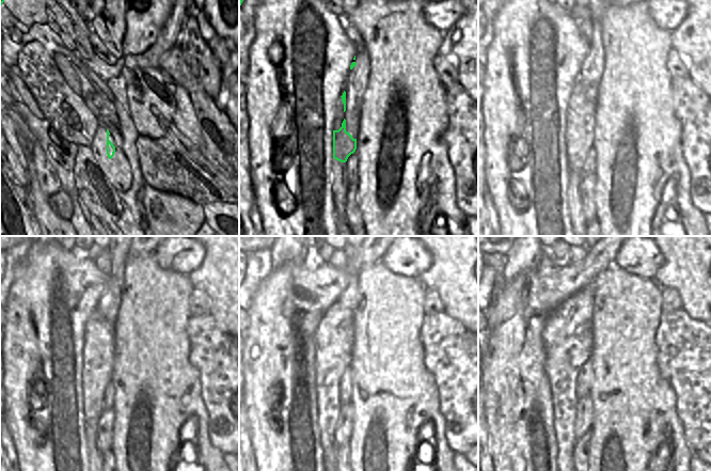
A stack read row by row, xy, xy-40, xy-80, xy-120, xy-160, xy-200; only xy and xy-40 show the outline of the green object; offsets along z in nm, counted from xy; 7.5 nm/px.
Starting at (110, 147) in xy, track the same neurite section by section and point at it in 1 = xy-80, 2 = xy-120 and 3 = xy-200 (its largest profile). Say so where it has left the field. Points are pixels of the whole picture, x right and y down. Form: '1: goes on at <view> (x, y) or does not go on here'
1: goes on at xy-80 (579, 142)
2: goes on at xy-120 (99, 344)
3: goes on at xy-200 (568, 334)

